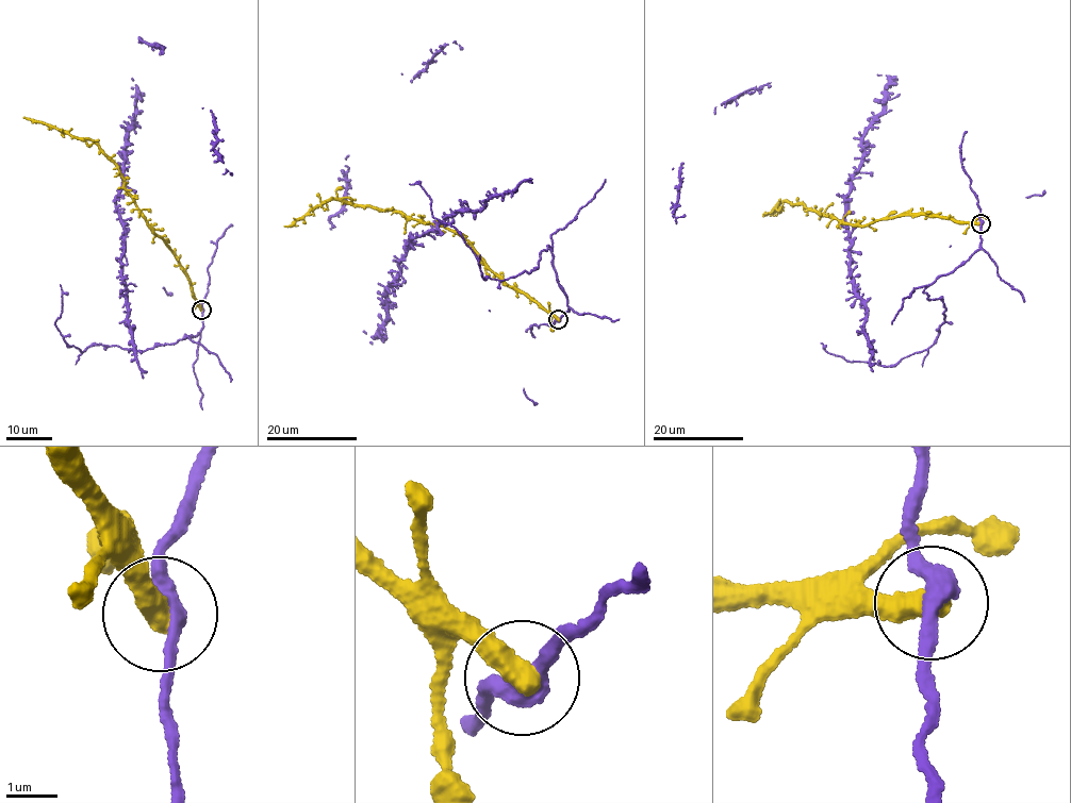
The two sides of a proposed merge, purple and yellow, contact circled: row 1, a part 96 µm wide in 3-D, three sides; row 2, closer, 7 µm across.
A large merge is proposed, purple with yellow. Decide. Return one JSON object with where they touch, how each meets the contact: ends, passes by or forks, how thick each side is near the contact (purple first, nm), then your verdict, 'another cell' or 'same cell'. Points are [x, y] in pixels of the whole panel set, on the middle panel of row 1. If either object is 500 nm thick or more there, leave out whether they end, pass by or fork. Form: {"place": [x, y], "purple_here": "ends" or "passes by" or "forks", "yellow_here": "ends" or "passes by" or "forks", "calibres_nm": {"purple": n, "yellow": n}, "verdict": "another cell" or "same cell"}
{"place": [558, 319], "calibres_nm": {"purple": 360, "yellow": 500}, "verdict": "another cell"}

